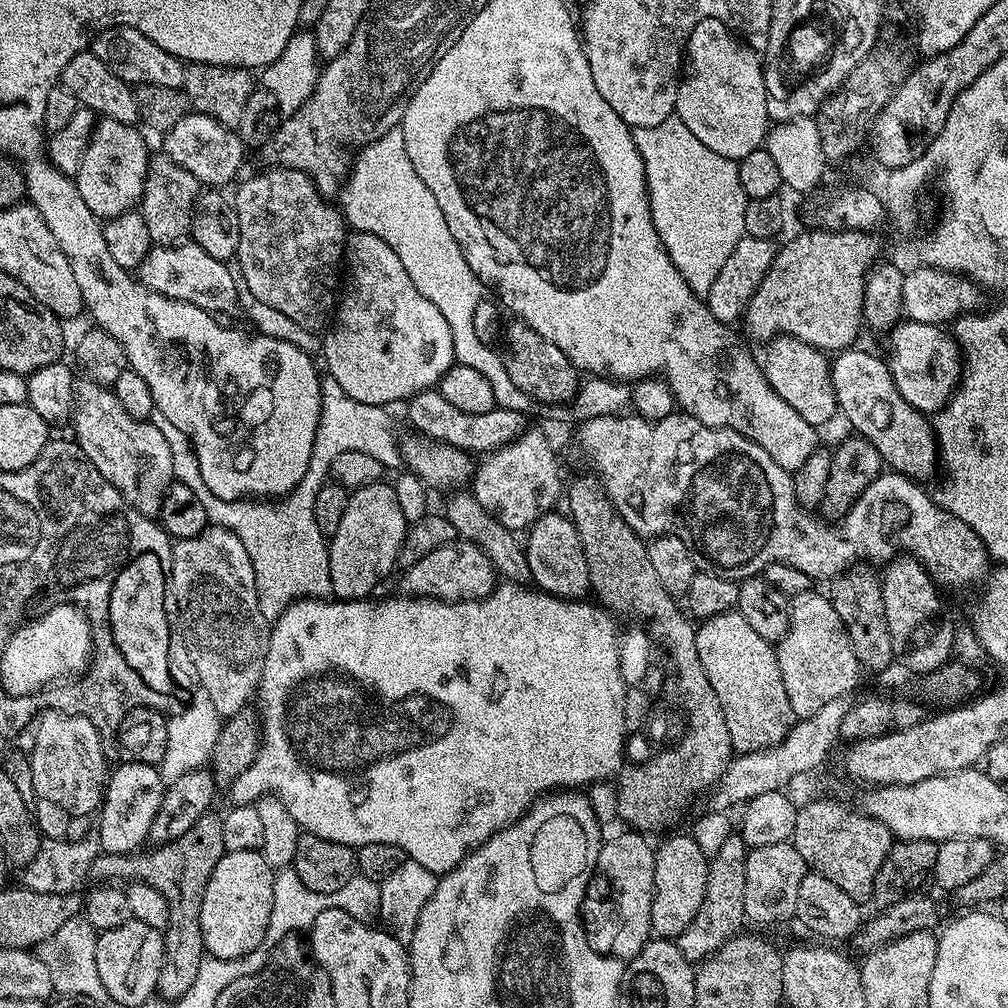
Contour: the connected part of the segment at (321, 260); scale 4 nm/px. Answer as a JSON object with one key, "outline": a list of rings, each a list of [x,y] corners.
{"outline":[[[275,166],[264,171],[268,172],[250,177],[234,195],[240,231],[234,260],[240,263],[239,279],[273,313],[281,312],[300,328],[323,329],[338,303],[346,221],[341,209],[320,195],[305,172]]]}

